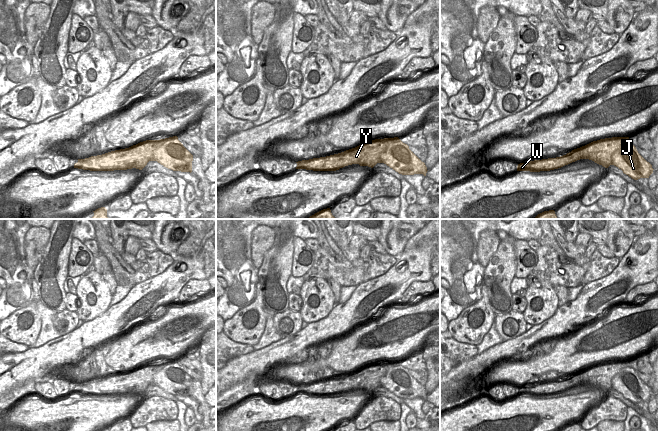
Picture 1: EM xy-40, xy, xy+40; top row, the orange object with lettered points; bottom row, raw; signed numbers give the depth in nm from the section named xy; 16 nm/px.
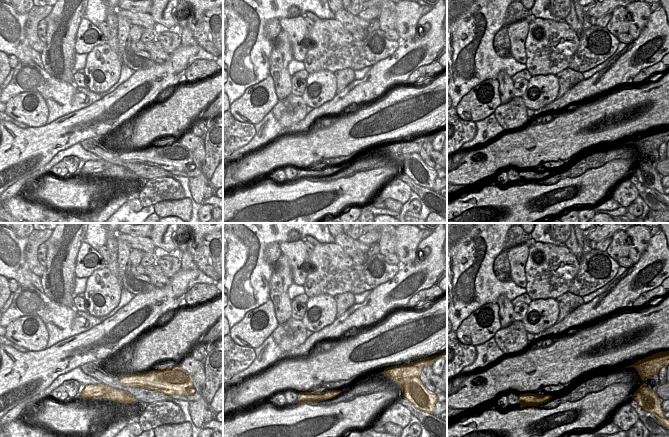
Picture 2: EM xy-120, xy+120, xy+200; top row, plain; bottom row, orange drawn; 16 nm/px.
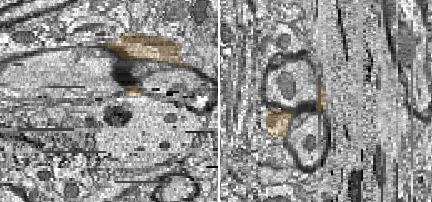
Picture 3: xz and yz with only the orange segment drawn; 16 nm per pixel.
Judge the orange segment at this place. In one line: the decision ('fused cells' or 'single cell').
fused cells

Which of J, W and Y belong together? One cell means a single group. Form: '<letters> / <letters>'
J / W Y

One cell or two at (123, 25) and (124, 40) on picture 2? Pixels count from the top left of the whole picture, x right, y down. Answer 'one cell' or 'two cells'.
one cell

